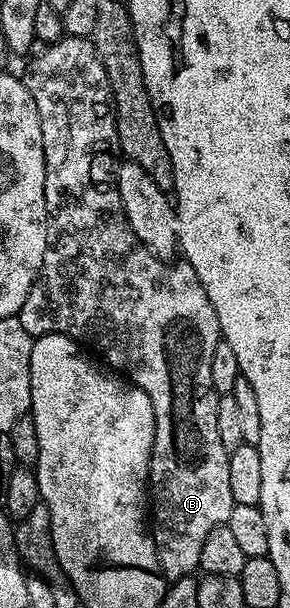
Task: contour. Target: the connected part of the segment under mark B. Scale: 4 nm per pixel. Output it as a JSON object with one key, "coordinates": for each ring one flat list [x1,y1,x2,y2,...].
{"coordinates":[[66,35,49,44,31,61,24,82,36,101,44,141,46,248,42,269,16,318,32,336,67,335,79,344,91,343,115,372,125,372,135,387,148,393,156,417,148,495,152,500,152,538,158,564,170,581,194,575,199,570,200,549,204,549,208,533,226,524,235,505,228,485,230,453,224,449,216,429,219,394,212,385,212,352,222,338,216,309,212,309,196,269,185,261,165,263,154,255,158,253,139,241,126,219,112,170,118,141,114,98,110,95,108,73,104,73,93,42]]}

